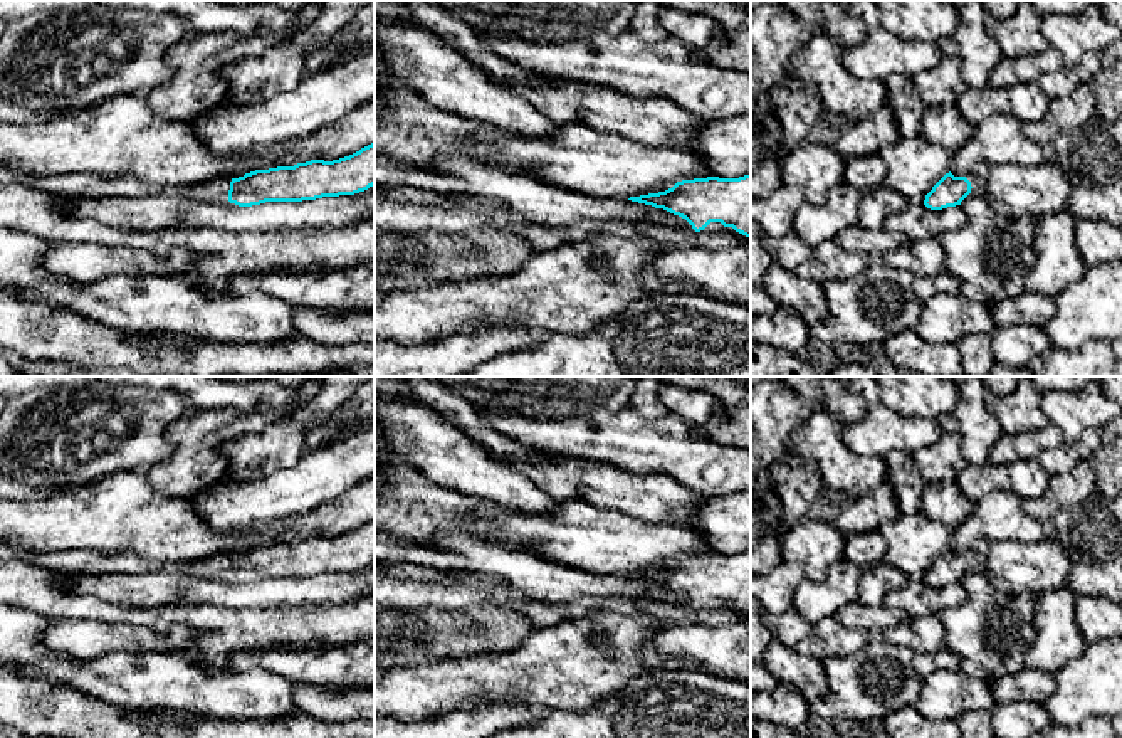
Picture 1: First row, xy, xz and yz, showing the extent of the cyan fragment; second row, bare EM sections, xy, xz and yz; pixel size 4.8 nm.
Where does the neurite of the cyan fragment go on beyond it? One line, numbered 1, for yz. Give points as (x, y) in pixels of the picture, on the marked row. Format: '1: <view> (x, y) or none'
1: yz (978, 177)

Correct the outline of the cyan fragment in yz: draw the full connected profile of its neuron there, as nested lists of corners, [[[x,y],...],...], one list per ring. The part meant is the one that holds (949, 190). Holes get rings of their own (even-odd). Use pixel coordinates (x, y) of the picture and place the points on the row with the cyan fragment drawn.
[[[979,161],[967,177],[946,173],[925,195],[924,205],[931,210],[942,210],[961,205],[967,195],[981,195],[986,190],[989,165]]]

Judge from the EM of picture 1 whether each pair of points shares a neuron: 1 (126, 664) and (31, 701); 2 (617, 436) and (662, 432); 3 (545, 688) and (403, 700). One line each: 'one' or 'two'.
1: two
2: one
3: one

